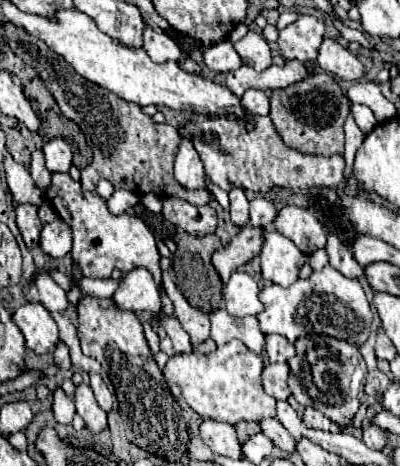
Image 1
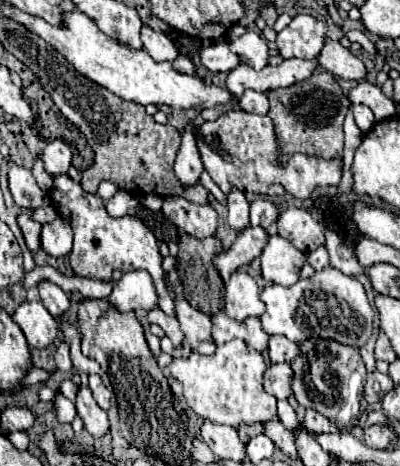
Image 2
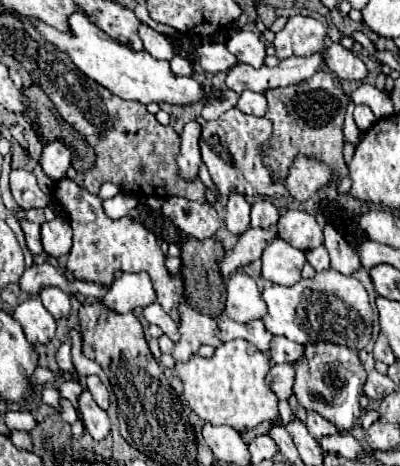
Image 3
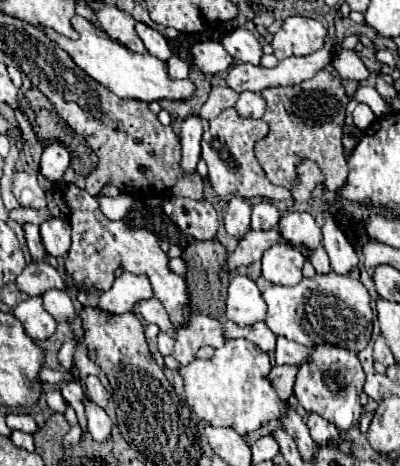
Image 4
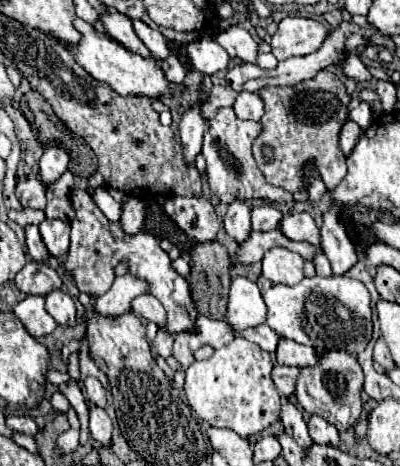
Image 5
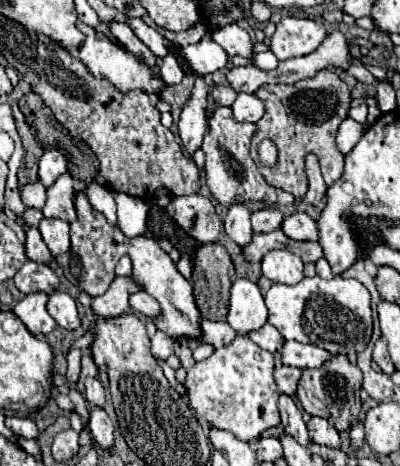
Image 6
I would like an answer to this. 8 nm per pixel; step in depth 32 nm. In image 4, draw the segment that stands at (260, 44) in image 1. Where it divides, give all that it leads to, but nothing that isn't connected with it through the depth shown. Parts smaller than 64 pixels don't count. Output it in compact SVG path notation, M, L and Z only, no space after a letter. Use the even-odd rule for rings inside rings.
M236 28L236 30L228 32L226 36L222 36L220 42L234 56L236 62L248 62L248 64L260 66L260 58L264 54L262 44L258 42L258 38L250 30Z

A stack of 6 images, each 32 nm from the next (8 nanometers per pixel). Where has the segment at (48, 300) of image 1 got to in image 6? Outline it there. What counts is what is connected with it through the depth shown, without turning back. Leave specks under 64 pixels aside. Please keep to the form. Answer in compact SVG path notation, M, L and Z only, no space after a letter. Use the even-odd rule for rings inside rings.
M54 290L54 292L48 296L48 304L46 304L46 308L48 308L48 314L58 322L58 326L68 328L68 330L80 326L80 318L78 318L76 302L74 302L72 296Z

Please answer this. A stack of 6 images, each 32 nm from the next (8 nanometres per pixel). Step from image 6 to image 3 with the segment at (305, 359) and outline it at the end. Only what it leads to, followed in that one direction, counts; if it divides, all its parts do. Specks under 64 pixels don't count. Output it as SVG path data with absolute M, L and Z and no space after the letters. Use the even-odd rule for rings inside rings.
M274 336L272 338L272 346L270 346L270 356L272 362L282 364L282 362L296 362L300 356L304 354L302 344L296 344L284 336Z

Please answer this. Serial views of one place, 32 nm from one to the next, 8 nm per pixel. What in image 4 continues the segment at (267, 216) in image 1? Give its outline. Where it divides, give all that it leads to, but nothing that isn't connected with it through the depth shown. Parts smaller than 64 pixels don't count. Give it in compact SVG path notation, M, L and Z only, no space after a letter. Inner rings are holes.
M262 200L252 206L252 228L270 230L270 228L276 228L278 220L280 220L280 212L272 202Z

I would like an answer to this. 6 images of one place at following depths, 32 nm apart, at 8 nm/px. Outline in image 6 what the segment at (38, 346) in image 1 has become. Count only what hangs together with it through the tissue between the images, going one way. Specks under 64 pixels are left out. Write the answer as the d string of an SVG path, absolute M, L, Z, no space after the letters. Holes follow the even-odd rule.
M38 292L38 294L28 294L24 300L20 300L14 306L14 314L24 322L30 334L42 336L42 334L50 334L56 328L54 318L46 310L46 300L48 294Z

